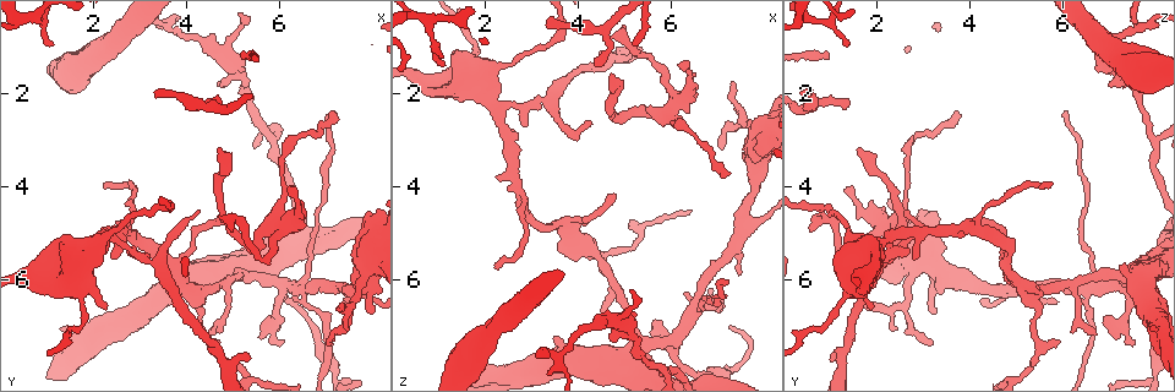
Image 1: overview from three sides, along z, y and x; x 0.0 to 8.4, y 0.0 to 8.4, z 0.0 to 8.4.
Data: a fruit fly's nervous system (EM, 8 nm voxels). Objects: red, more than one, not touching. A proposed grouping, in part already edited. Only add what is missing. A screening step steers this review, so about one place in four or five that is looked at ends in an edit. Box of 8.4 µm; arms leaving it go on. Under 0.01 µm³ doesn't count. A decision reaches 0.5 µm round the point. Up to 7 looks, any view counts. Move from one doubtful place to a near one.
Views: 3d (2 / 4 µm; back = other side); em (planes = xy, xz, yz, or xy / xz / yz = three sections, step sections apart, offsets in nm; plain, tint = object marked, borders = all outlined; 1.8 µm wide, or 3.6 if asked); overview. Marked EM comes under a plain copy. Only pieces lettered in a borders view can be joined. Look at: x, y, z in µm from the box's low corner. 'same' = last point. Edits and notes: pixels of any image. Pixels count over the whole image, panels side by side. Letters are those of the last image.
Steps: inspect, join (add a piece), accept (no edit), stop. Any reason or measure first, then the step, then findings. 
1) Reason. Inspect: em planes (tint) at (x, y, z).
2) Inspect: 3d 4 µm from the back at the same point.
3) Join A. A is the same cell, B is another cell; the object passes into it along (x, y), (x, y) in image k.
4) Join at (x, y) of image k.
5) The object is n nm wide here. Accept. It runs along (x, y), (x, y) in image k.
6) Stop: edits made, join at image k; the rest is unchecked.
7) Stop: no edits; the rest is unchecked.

Four arms meet. Inspect: em planes (borders) at (6.45, 6.20, 6.80).

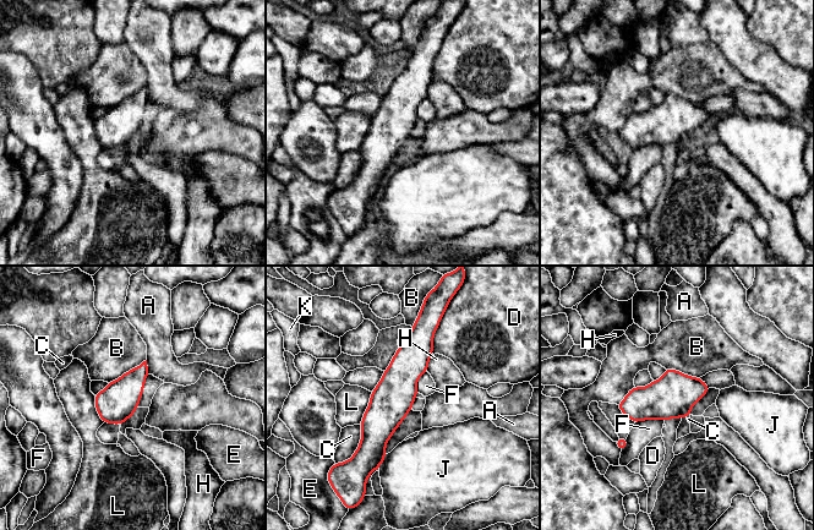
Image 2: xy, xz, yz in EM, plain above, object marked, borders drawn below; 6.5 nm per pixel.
The longest contact is with B, 300 nm. Accept. A, B, C, D, E, F, H, J, K and L are other cells; it runs along (416, 331), (370, 468) in image 2; no lettered piece goes on from it.

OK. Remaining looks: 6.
Inspect: em xz step 16 (tint) at (7.15, 2.50, 3.85).

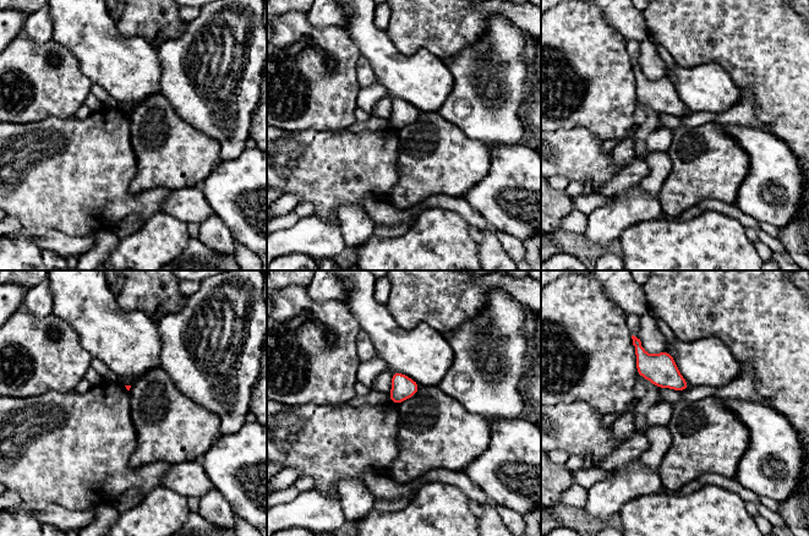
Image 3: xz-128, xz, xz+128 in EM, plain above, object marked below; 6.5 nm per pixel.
Inspect: em yz step 8 (borders) at the same point.

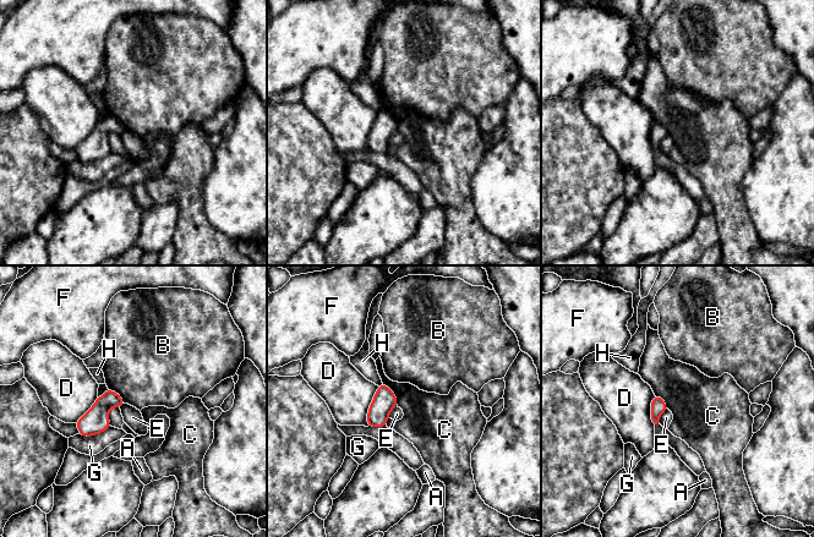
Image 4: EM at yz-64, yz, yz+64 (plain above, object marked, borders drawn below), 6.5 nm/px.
The object is 100 nm wide here. Accept. A, B, C, D, E, F, G and H are other cells; a border runs along (382, 382), (394, 393), (398, 405) in image 4; none of them fits.

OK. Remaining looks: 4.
Tapers out. Inspect: em planes (borders) at (4.35, 2.30, 1.25).

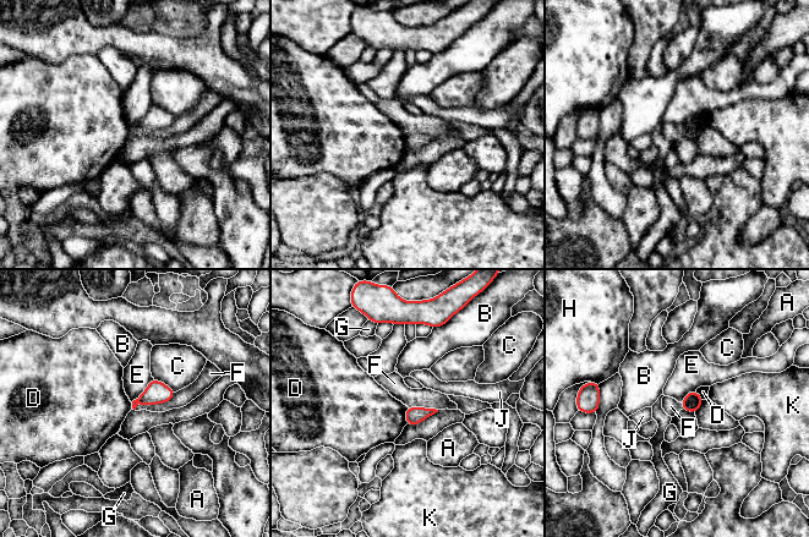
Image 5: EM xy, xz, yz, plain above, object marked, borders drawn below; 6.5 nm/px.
Accept. A, B, C, D, E, F, G, H, J and K are other cells; a border runs along (176, 392), (168, 401), (135, 409) in image 5; none of them fits.

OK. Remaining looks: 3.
Stop: no edits; the rest is unchecked.

